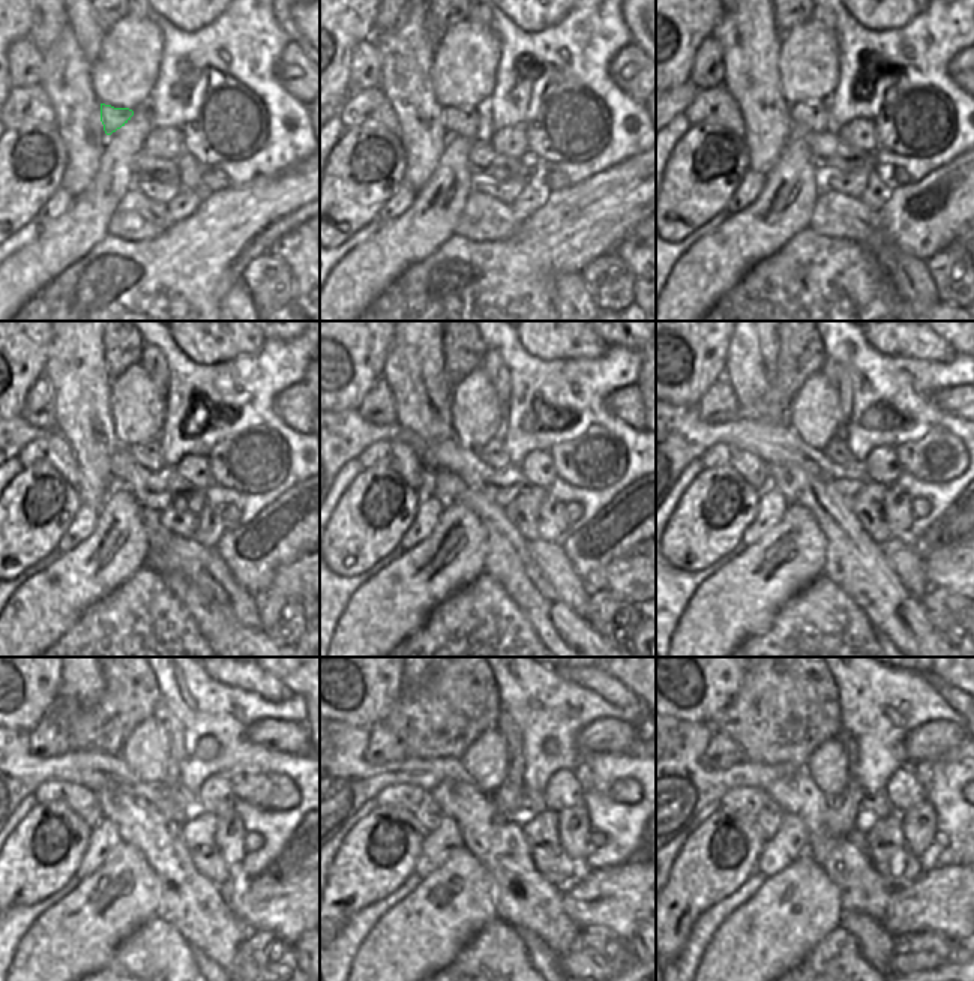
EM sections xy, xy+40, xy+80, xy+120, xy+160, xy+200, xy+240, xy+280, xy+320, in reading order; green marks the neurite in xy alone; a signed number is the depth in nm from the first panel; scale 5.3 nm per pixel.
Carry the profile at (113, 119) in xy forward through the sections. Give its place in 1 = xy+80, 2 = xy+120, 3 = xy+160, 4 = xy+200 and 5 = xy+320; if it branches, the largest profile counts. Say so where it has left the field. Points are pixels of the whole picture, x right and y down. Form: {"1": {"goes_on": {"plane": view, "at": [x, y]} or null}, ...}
{"1": {"goes_on": {"plane": "xy+80", "at": [815, 117]}}, "2": {"goes_on": {"plane": "xy+120", "at": [149, 455]}}, "3": {"goes_on": {"plane": "xy+160", "at": [493, 453]}}, "4": {"goes_on": {"plane": "xy+200", "at": [838, 452]}}, "5": {"goes_on": {"plane": "xy+320", "at": [874, 804]}}}

